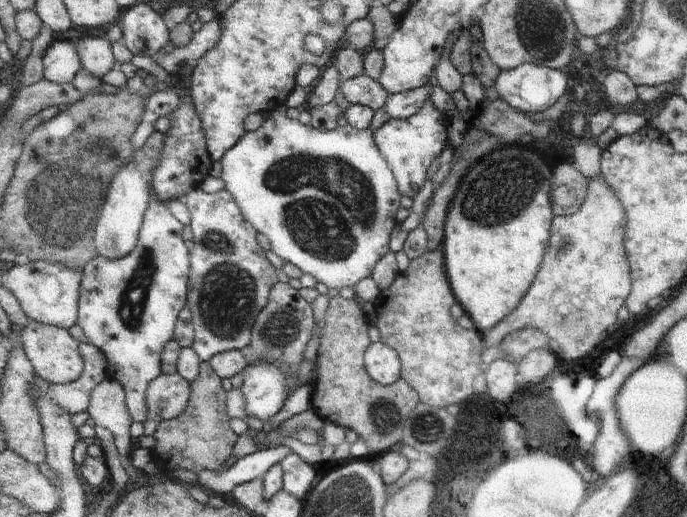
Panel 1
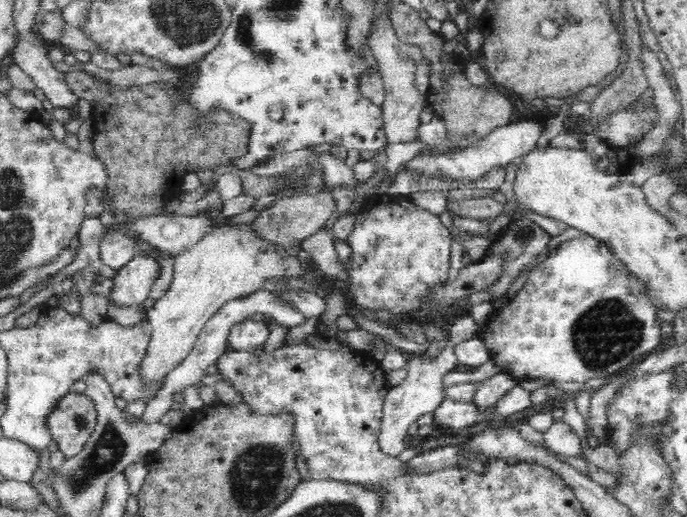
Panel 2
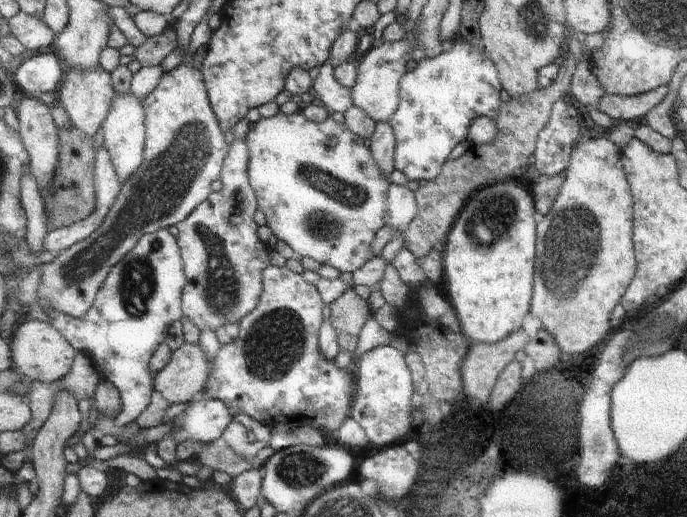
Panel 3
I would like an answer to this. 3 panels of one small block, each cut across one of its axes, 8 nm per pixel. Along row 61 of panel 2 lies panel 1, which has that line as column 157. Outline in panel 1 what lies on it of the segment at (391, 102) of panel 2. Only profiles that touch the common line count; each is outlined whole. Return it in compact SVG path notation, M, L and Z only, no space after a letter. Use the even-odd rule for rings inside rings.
M161 373L149 384L147 404L149 420L163 422L181 416L192 396L192 385L179 374L166 375Z

